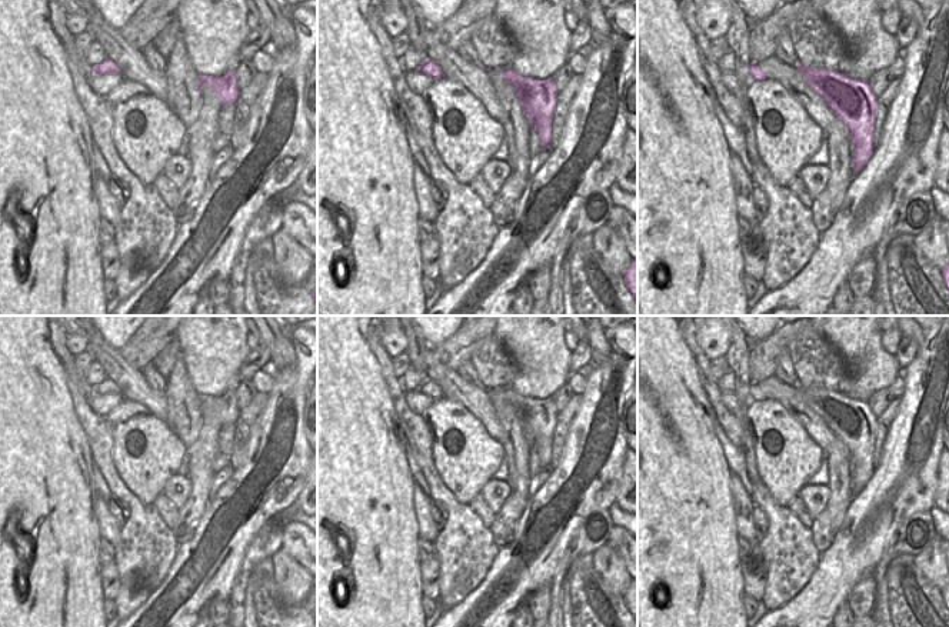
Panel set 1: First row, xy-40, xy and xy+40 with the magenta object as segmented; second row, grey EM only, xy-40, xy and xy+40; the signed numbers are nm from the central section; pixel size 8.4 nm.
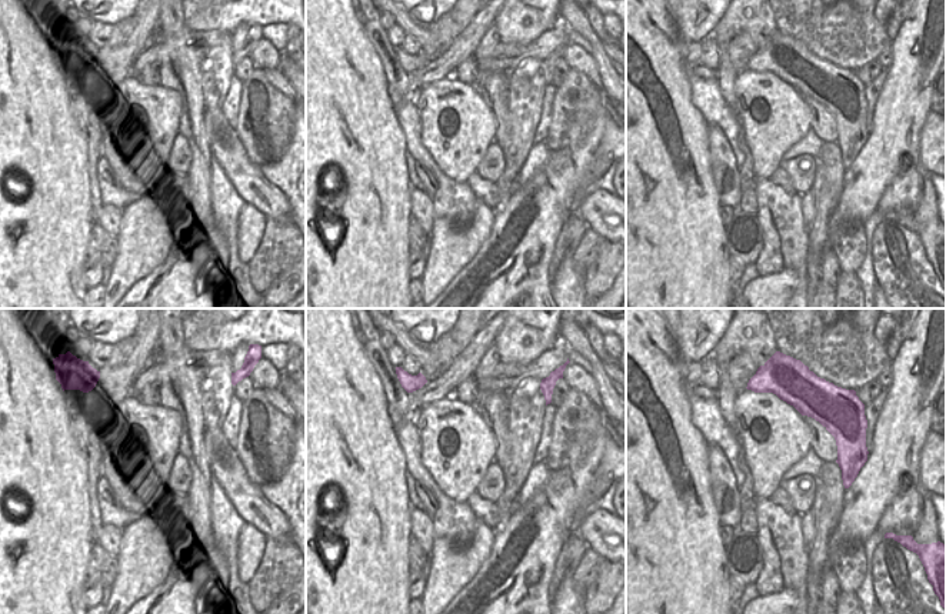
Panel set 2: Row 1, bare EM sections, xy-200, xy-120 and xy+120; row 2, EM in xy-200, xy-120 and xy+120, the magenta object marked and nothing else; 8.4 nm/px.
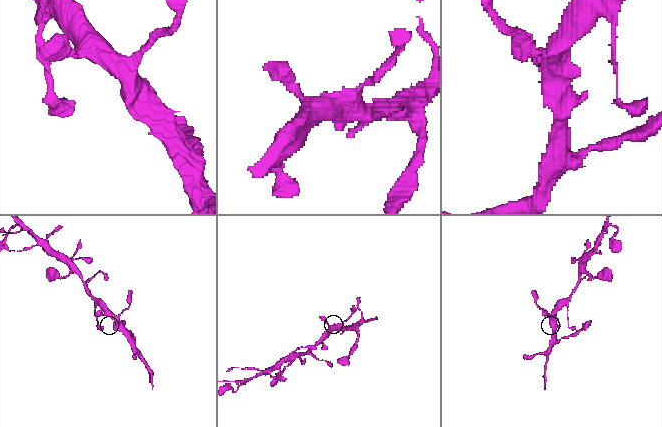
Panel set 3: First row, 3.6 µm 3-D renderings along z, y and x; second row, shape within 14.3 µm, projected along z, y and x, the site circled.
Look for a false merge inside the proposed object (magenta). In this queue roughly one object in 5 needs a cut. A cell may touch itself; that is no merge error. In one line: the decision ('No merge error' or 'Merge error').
No merge error.

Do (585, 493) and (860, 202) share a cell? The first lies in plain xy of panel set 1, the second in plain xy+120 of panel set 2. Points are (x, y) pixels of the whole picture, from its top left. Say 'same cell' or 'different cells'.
same cell

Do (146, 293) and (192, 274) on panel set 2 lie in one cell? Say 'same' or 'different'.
same

